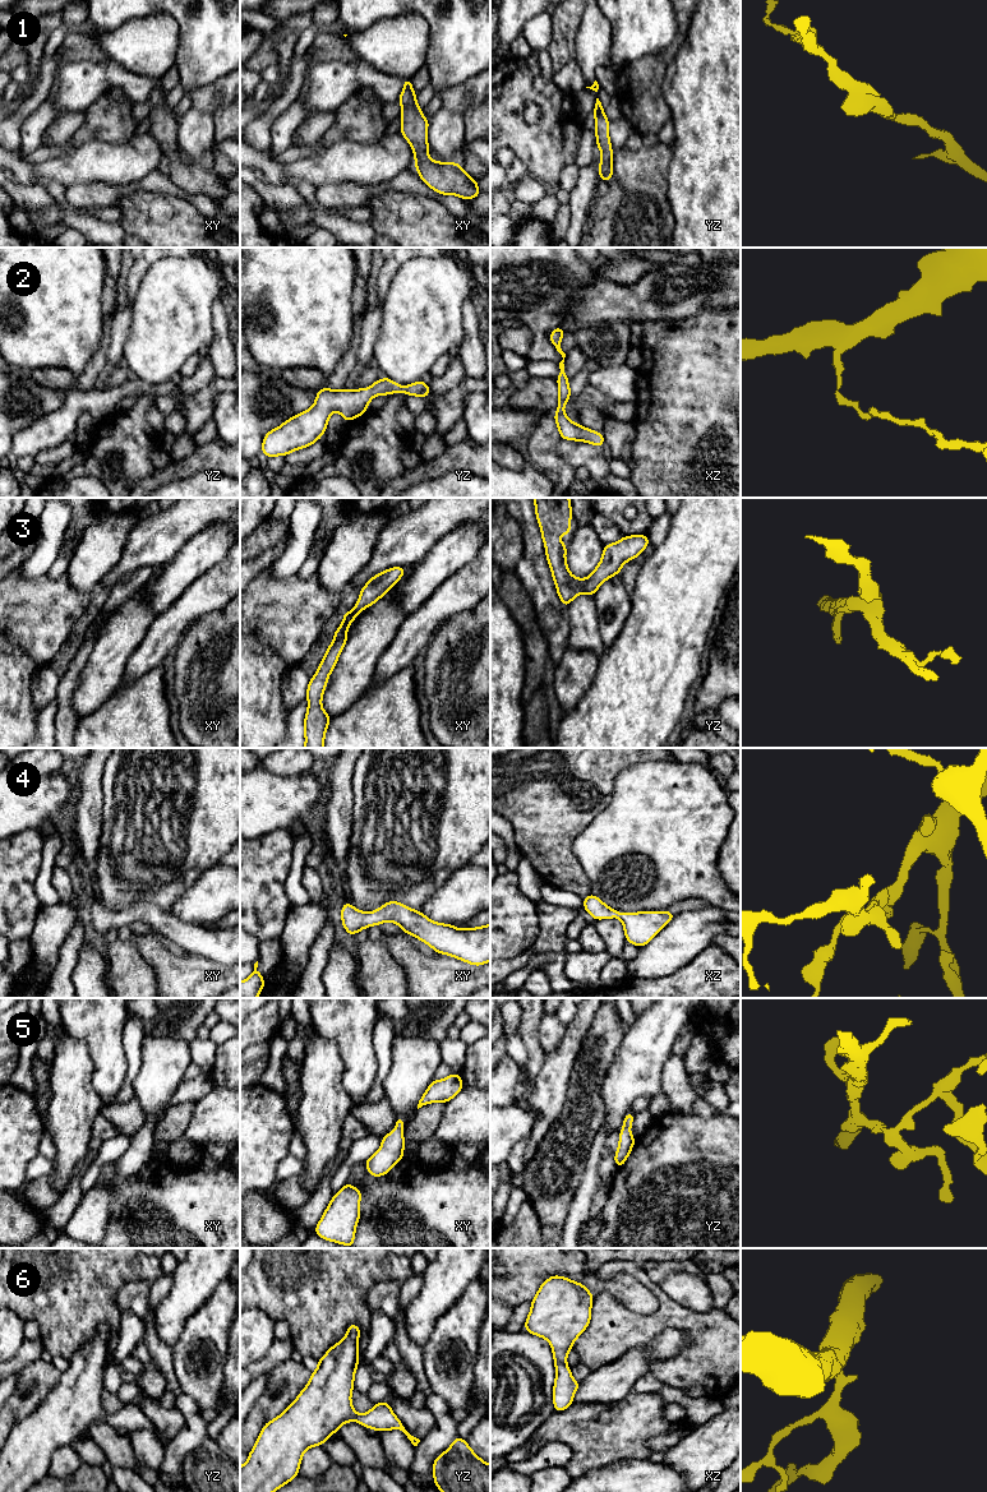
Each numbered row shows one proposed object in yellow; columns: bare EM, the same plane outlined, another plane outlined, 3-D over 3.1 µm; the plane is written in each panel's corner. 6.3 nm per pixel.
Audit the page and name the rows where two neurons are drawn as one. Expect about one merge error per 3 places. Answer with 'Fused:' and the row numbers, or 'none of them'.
Fused: none of them

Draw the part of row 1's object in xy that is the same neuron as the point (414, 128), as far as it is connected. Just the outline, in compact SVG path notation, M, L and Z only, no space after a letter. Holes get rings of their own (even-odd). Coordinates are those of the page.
M411 78L403 79L403 91L397 102L402 106L400 133L414 151L415 168L424 184L443 195L451 194L462 199L475 199L481 190L476 180L469 176L458 162L437 162L428 156L429 120L423 116L421 107L416 103Z

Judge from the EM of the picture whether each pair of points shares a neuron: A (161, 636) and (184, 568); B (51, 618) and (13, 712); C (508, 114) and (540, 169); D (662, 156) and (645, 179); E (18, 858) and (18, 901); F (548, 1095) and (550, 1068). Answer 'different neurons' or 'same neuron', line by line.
A: different neurons
B: same neuron
C: same neuron
D: same neuron
E: same neuron
F: same neuron

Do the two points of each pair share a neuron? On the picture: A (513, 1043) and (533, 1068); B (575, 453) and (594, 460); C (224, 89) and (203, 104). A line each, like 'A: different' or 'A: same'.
A: different
B: same
C: same

